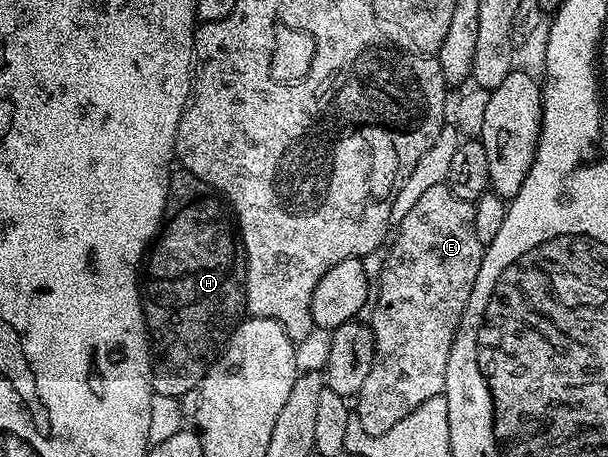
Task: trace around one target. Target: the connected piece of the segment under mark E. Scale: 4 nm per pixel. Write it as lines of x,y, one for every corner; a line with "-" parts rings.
447,184
428,187
412,211
397,222
393,237
369,310
368,324
374,336
372,371
356,398
356,415
369,437
392,431
420,403
445,390
448,355
484,252
476,239
473,204
452,195

